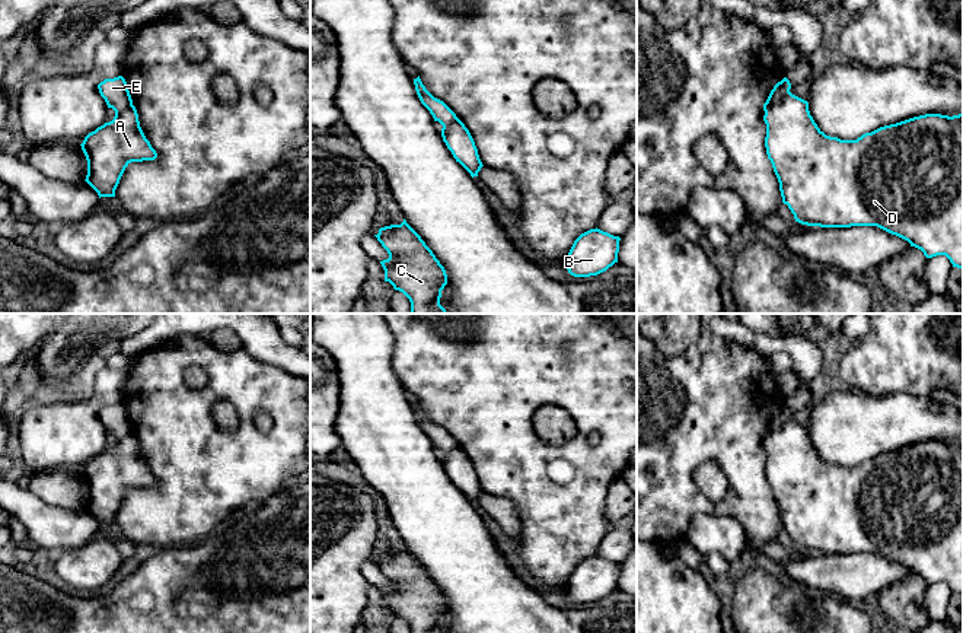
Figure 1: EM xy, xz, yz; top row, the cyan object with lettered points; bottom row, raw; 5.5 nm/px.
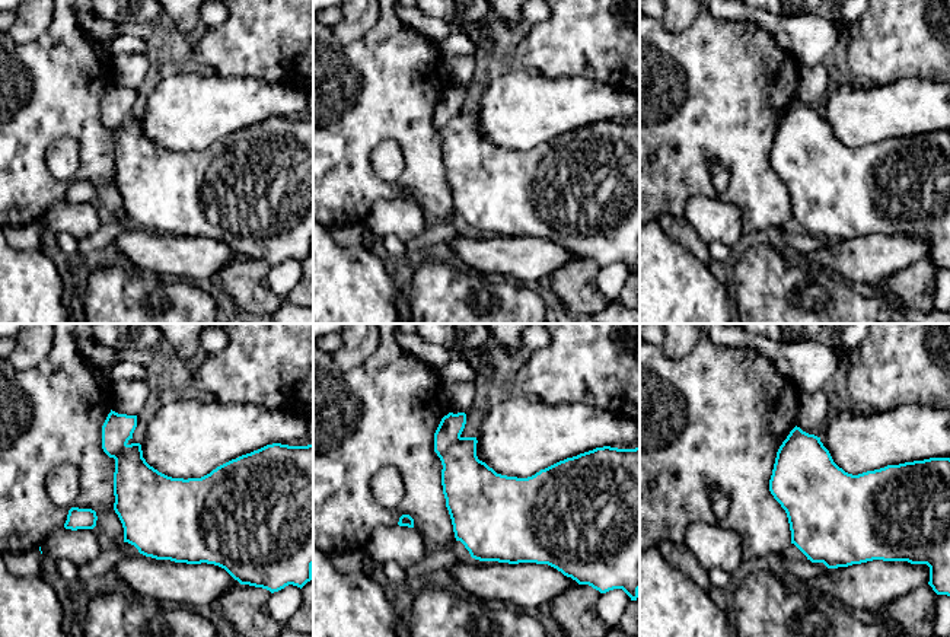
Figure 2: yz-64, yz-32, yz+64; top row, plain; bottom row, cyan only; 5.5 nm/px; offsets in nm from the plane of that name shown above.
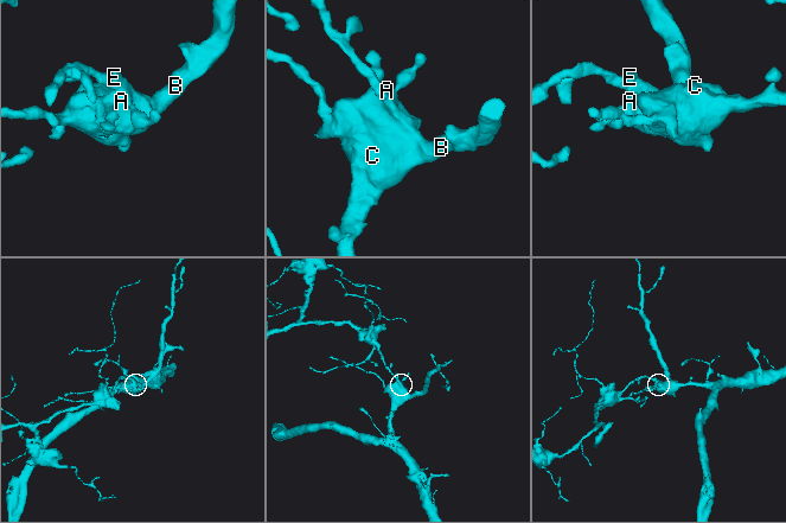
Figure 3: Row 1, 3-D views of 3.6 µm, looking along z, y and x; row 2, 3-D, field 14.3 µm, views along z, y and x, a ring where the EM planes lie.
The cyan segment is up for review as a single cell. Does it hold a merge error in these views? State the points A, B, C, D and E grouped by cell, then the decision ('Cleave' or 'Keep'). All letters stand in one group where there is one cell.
Groups: A B C D / E. Cleave

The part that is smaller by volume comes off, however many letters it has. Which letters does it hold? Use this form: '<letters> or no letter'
E

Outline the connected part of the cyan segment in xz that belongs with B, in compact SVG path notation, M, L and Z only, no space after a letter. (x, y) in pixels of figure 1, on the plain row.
M590 556L574 567L564 592L574 604L597 602L618 589L619 567L619 563Z

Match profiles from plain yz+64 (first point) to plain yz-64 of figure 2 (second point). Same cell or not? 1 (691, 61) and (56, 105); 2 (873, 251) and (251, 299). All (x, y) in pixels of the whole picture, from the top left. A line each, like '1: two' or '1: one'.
1: one
2: two

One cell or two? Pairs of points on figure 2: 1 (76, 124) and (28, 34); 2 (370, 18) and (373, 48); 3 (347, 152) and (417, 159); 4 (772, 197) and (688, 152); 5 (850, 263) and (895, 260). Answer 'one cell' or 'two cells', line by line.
1: two cells
2: two cells
3: one cell
4: one cell
5: one cell

